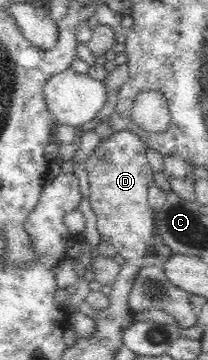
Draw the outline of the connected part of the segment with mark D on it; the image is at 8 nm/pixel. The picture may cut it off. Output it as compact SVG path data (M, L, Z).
M128 129L115 131L101 139L91 157L84 163L88 174L89 200L96 218L100 239L111 243L127 262L148 255L147 248L155 235L154 209L148 202L149 187L154 185L153 170L147 160L143 141Z

